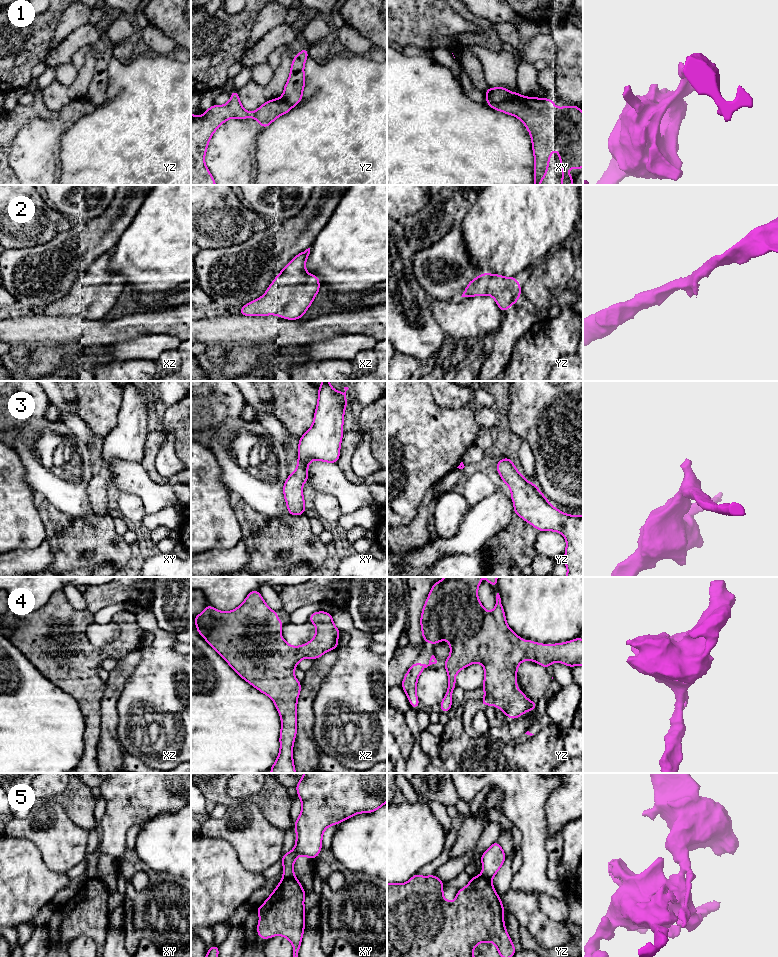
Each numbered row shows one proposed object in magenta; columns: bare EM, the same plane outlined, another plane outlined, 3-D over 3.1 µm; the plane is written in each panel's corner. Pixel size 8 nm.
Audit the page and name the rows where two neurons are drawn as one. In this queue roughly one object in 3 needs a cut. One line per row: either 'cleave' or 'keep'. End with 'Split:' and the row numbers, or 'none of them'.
1: cleave
2: keep
3: keep
4: keep
5: cleave
Split: 1, 5

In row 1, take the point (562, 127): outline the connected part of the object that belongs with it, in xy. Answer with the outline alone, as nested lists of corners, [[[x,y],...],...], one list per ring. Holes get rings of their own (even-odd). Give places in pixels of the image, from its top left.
[[[519,96],[517,98],[511,98],[511,99],[508,99],[506,101],[503,101],[503,102],[500,102],[500,103],[488,103],[489,107],[491,107],[495,110],[498,110],[498,111],[501,111],[503,113],[517,117],[519,120],[521,120],[524,123],[525,127],[529,131],[531,139],[532,139],[532,150],[533,150],[533,153],[534,153],[534,160],[535,160],[534,185],[541,185],[540,183],[541,183],[542,179],[547,176],[547,170],[548,170],[548,167],[549,167],[548,163],[549,163],[549,159],[551,157],[552,150],[553,150],[554,146],[556,147],[556,149],[559,153],[559,159],[560,159],[560,162],[561,162],[561,167],[563,169],[563,175],[561,177],[561,185],[572,185],[574,178],[568,174],[568,170],[571,167],[575,167],[579,171],[583,167],[583,112],[580,110],[580,108],[578,106],[575,106],[573,104],[571,104],[571,106],[569,108],[567,106],[562,106],[561,108],[558,108],[558,107],[554,108],[553,105],[555,103],[556,103],[555,101],[550,100],[548,98],[539,99],[538,97],[523,97],[523,96]]]

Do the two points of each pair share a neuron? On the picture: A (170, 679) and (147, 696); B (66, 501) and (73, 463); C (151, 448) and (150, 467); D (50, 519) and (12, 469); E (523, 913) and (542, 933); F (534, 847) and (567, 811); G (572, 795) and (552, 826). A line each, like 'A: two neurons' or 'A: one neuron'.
A: one neuron
B: one neuron
C: one neuron
D: two neurons
E: one neuron
F: two neurons
G: one neuron

